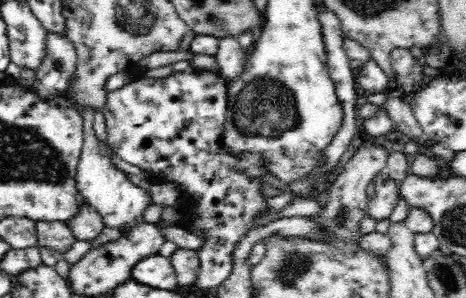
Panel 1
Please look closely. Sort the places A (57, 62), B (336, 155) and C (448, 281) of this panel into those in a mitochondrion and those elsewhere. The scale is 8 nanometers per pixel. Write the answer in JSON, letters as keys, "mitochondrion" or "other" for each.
{"A":"mitochondrion","B":"other","C":"mitochondrion"}

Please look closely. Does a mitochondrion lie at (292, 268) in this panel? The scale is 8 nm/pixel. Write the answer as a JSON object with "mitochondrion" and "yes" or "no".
{"mitochondrion":"yes"}

